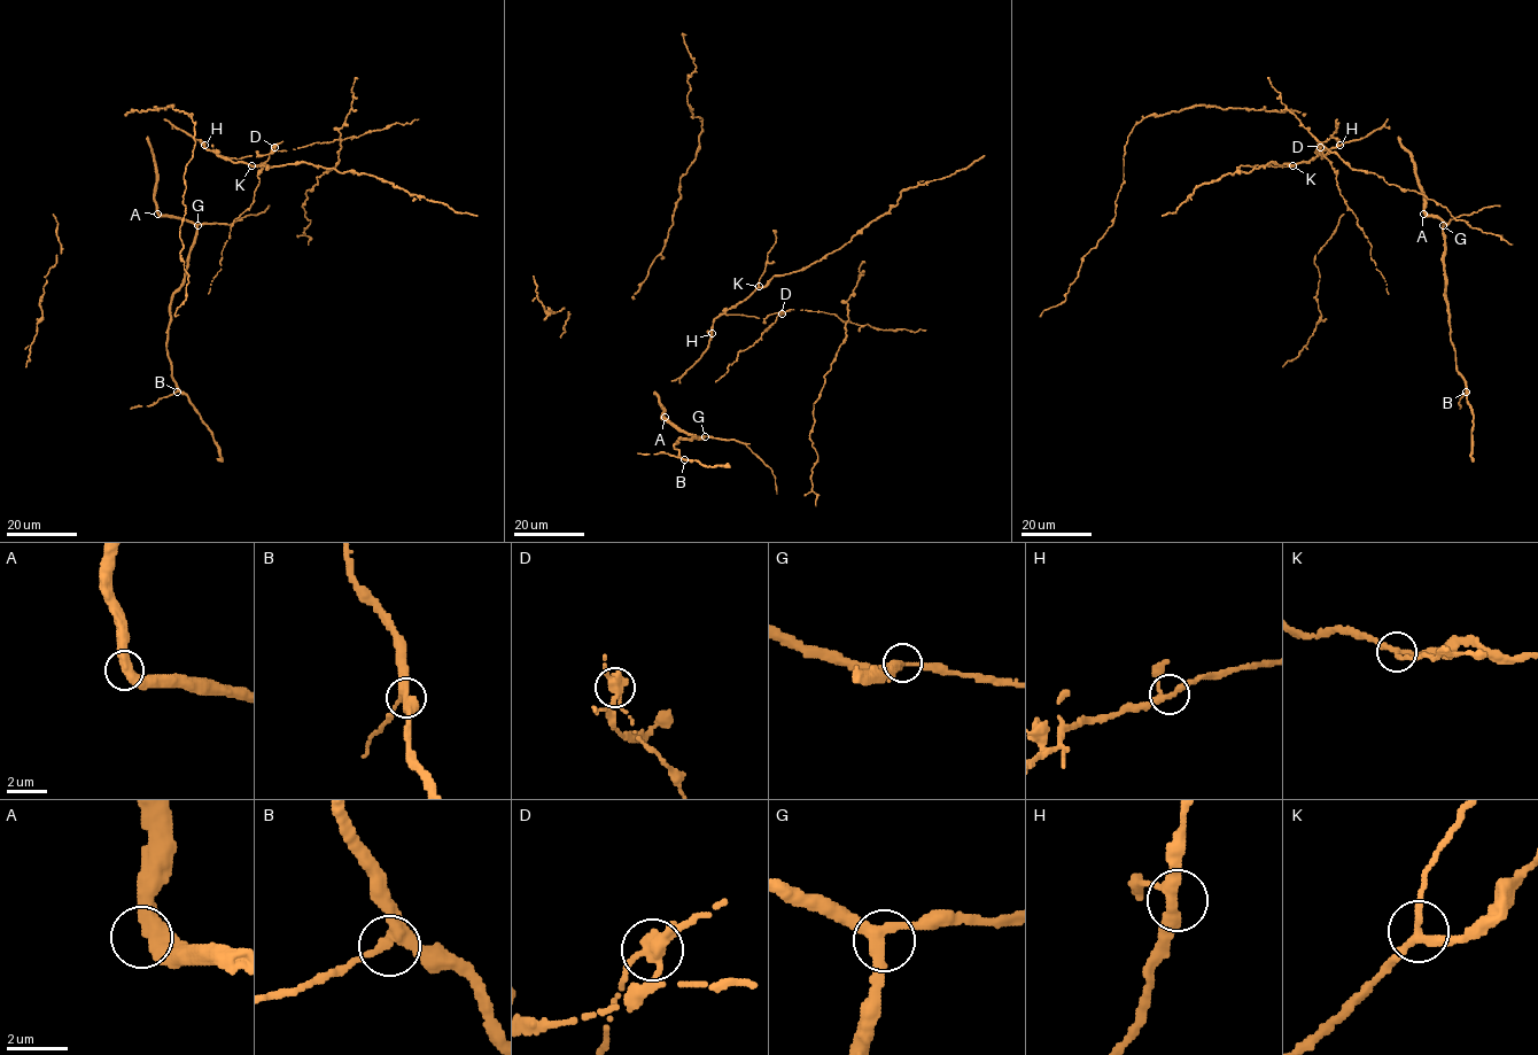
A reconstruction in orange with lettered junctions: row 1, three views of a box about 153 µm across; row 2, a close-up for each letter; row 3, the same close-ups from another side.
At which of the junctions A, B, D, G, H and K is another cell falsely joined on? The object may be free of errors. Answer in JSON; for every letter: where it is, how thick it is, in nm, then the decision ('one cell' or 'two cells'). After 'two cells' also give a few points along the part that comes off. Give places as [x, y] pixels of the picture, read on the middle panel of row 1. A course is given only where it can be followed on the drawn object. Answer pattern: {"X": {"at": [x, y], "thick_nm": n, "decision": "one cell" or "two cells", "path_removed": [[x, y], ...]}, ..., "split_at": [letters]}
{"A": {"at": [665, 417], "thick_nm": 420, "decision": "one cell"}, "B": {"at": [684, 459], "thick_nm": 320, "decision": "one cell"}, "D": {"at": [782, 313], "thick_nm": 360, "decision": "two cells", "path_removed": [[782, 312], [756, 342], [739, 351], [737, 359], [729, 363], [728, 370], [715, 382]]}, "G": {"at": [705, 436], "thick_nm": 320, "decision": "one cell"}, "H": {"at": [712, 333], "thick_nm": 280, "decision": "one cell"}, "K": {"at": [759, 286], "thick_nm": 240, "decision": "one cell"}, "split_at": ["D"]}

